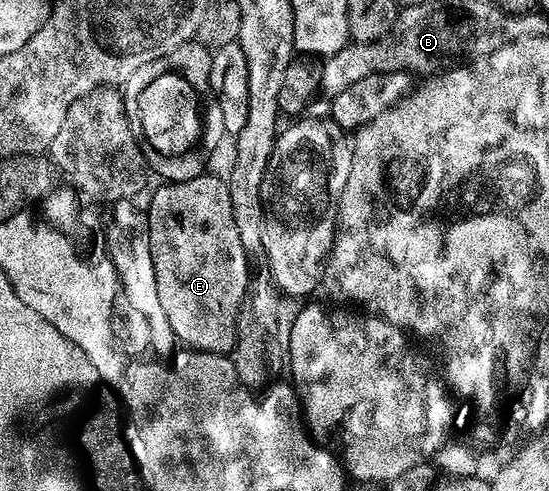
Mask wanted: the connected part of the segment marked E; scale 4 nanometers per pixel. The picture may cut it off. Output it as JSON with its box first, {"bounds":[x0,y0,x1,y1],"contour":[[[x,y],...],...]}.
{"bounds":[149,175,251,354],"contour":[[[198,175],[195,179],[186,181],[169,181],[164,183],[153,193],[153,198],[149,201],[149,250],[151,251],[151,263],[155,267],[155,287],[159,287],[159,307],[163,307],[163,312],[167,314],[167,323],[171,323],[171,331],[182,346],[193,351],[203,353],[223,353],[228,354],[232,350],[237,338],[237,316],[239,307],[243,303],[243,295],[247,291],[247,283],[251,276],[251,257],[245,252],[243,239],[239,239],[239,227],[235,227],[235,215],[231,207],[231,191],[229,182],[222,177],[205,177]]]}

